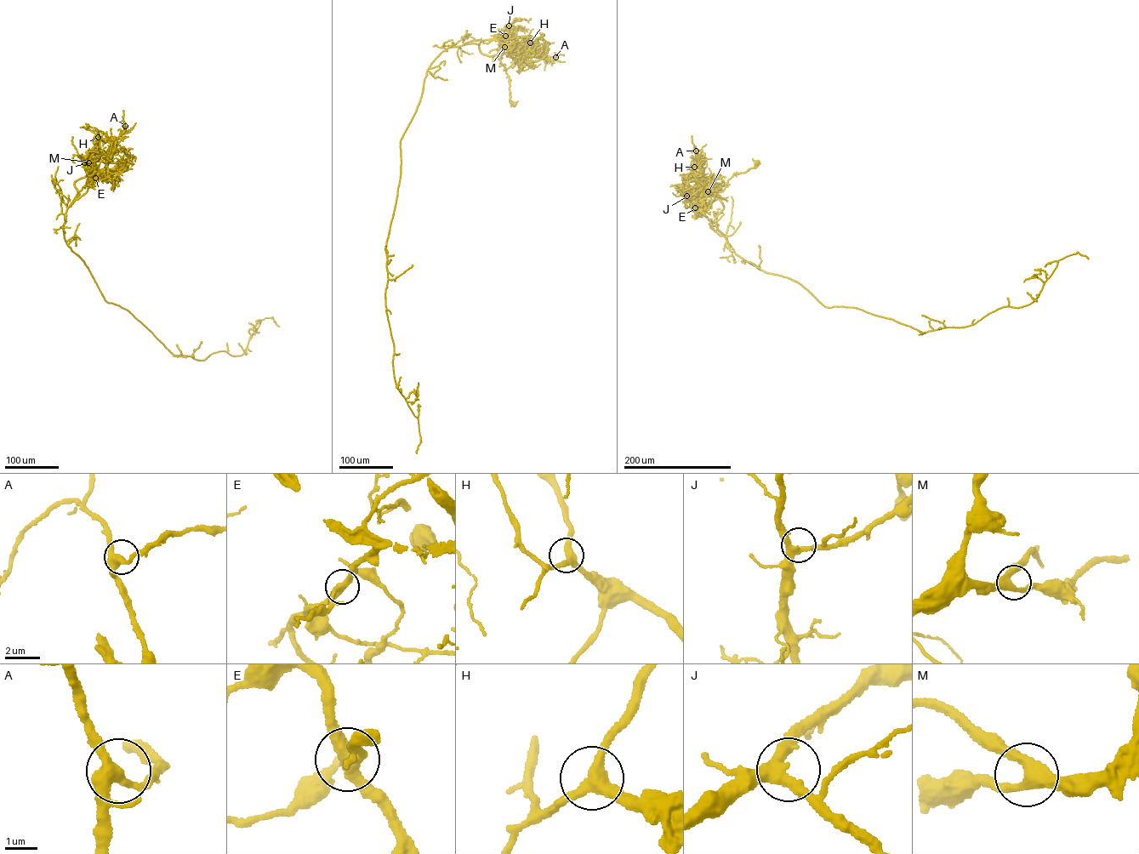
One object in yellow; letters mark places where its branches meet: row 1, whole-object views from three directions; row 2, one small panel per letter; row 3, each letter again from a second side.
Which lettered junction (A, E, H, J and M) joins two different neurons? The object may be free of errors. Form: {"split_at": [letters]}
{"split_at": []}

